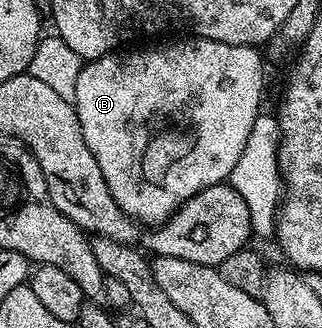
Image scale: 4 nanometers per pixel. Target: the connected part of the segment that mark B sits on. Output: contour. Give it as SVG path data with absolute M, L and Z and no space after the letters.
M194 35L180 37L183 37L180 41L171 41L168 45L157 46L156 49L106 53L104 57L86 62L81 75L77 75L77 95L73 104L83 128L85 143L89 143L89 151L93 151L97 167L101 167L101 175L105 175L105 183L109 183L109 195L117 199L117 207L121 207L123 213L129 214L137 223L147 227L162 225L164 221L168 221L185 202L193 199L193 195L205 191L205 187L224 184L245 150L254 121L261 114L259 104L263 101L263 61L259 58L260 50L256 46L230 45Z

